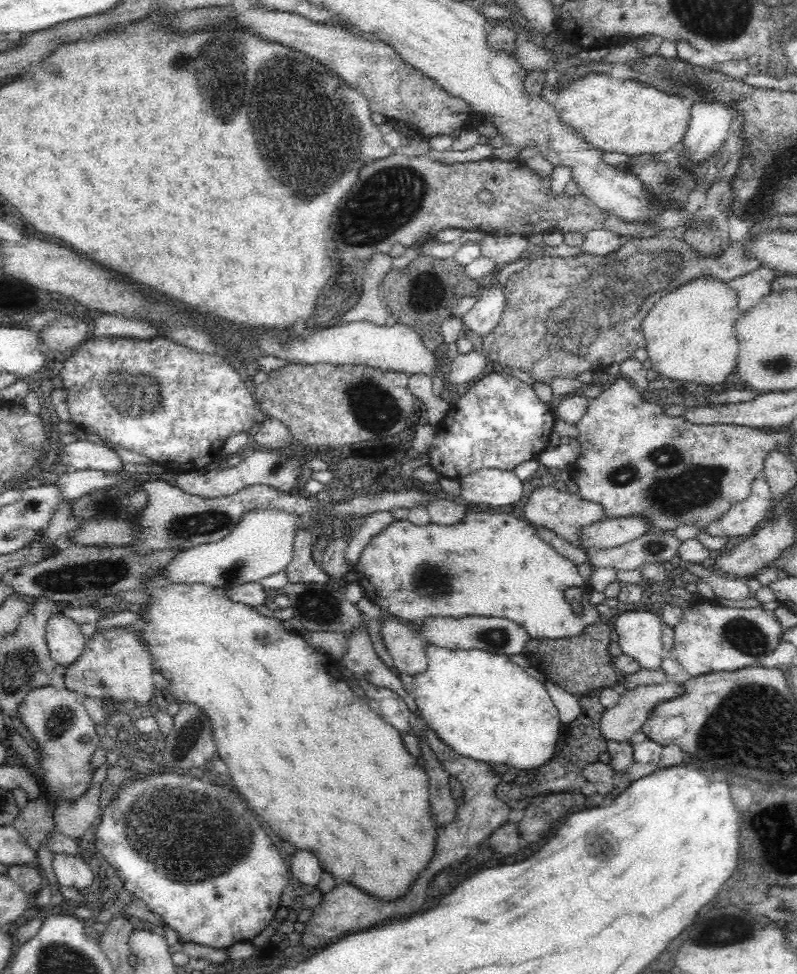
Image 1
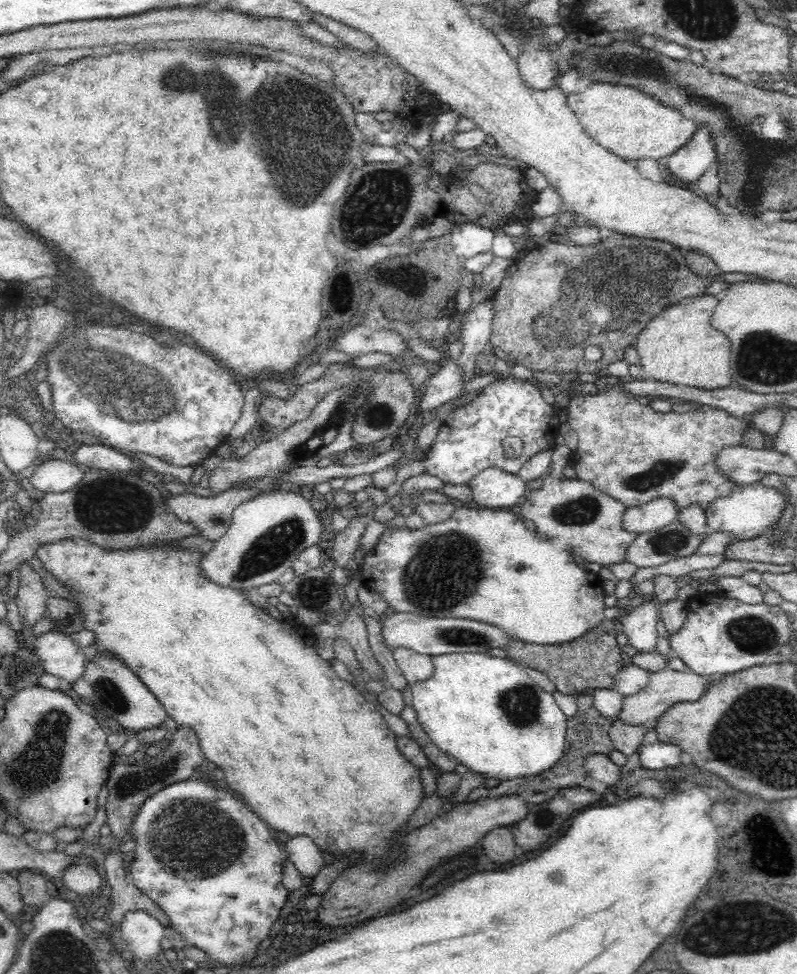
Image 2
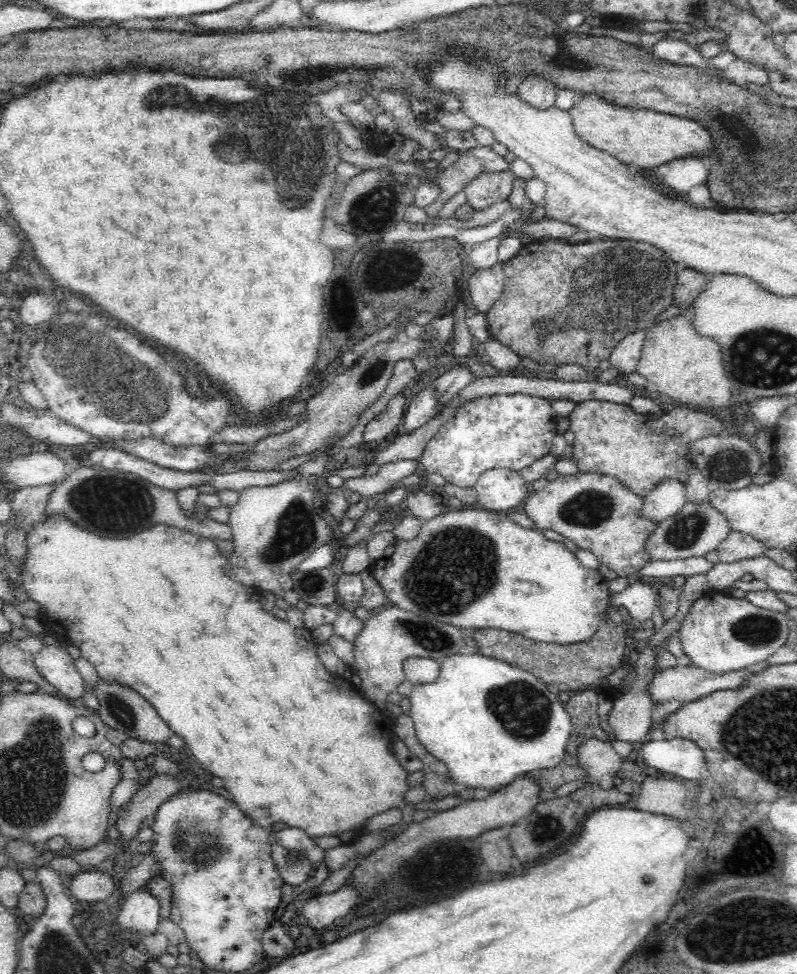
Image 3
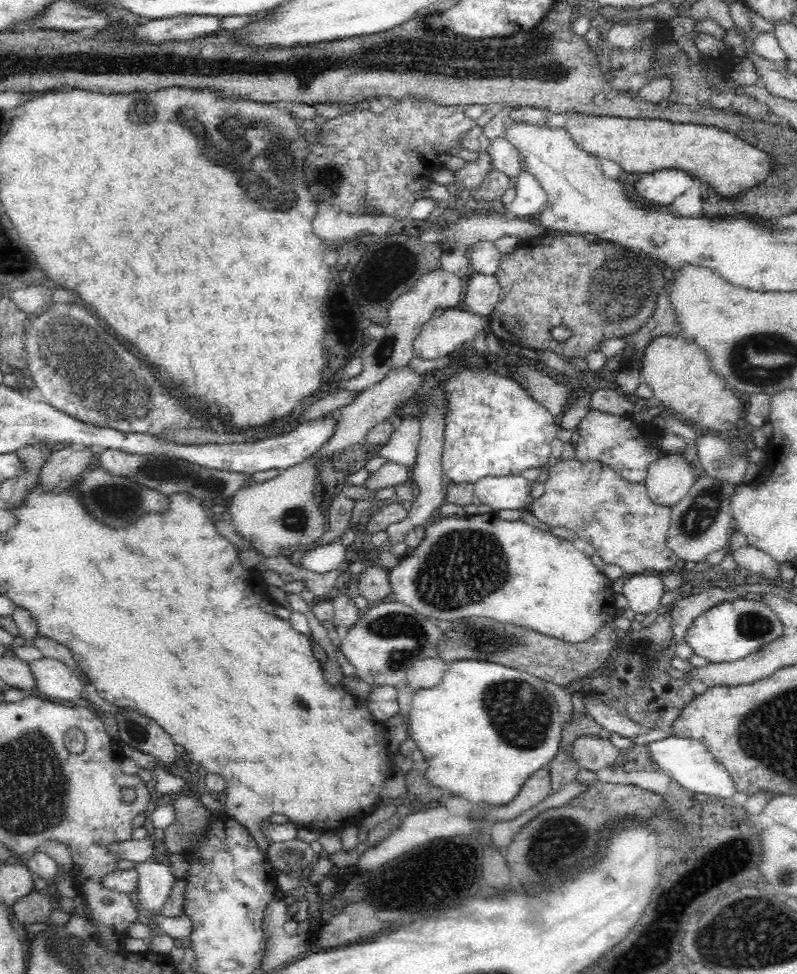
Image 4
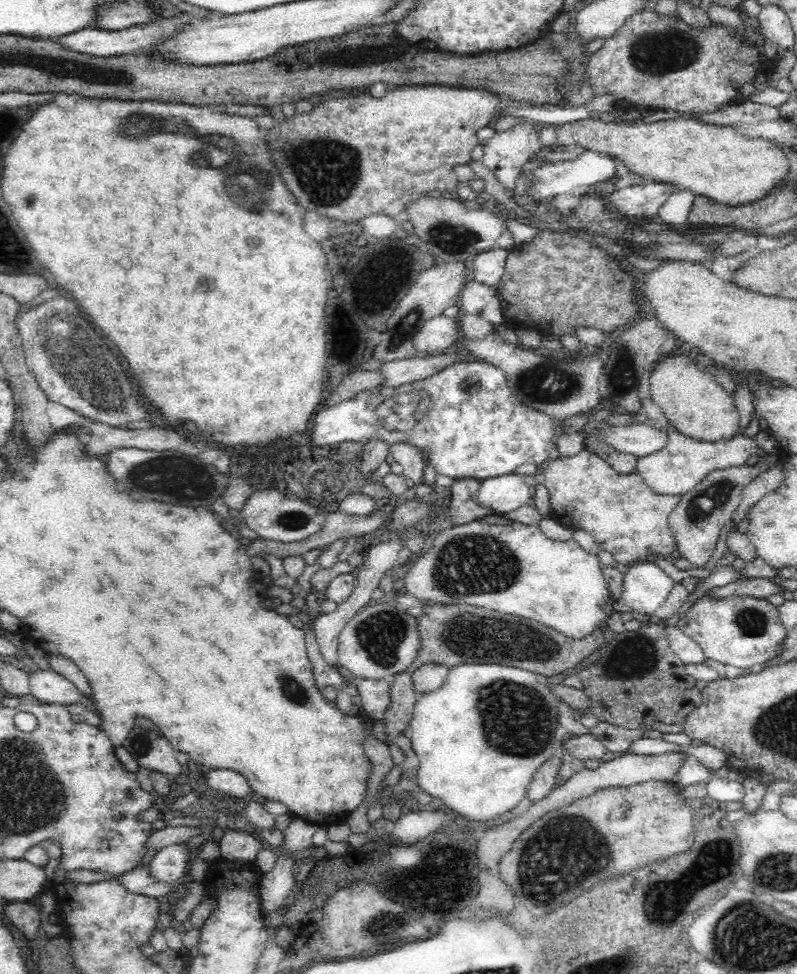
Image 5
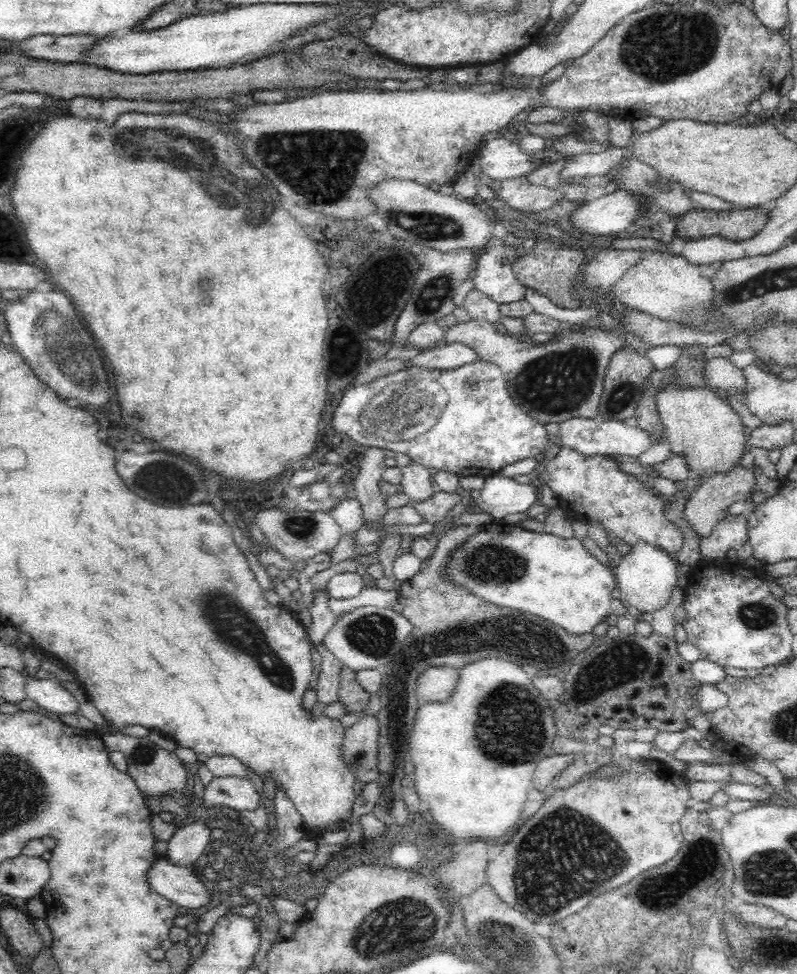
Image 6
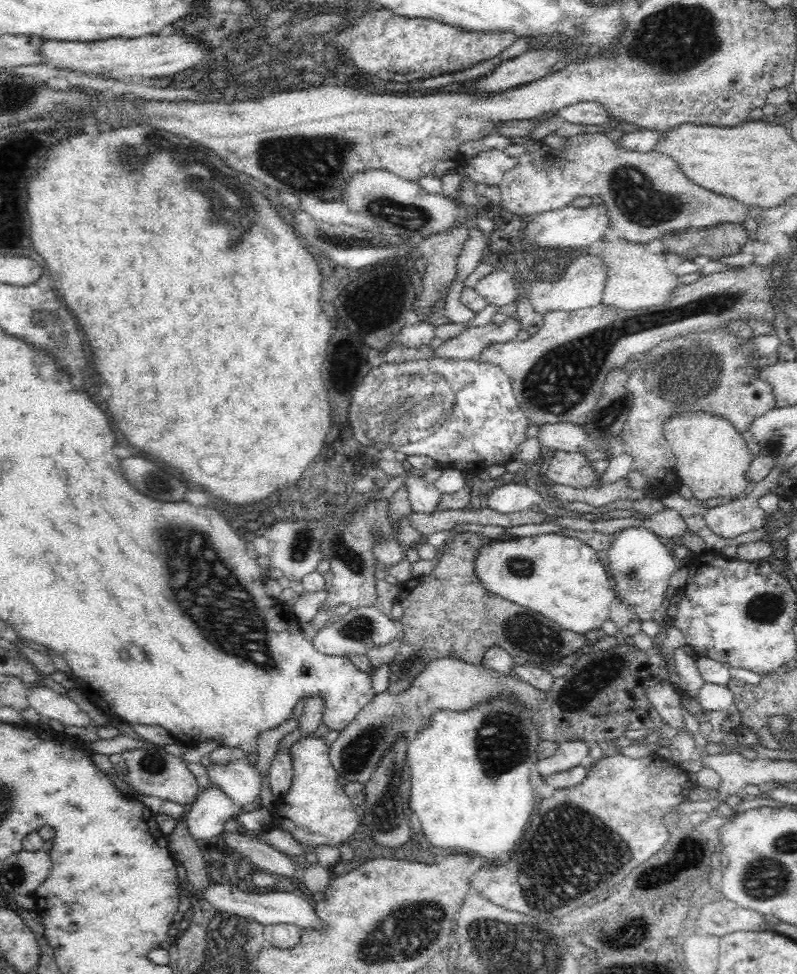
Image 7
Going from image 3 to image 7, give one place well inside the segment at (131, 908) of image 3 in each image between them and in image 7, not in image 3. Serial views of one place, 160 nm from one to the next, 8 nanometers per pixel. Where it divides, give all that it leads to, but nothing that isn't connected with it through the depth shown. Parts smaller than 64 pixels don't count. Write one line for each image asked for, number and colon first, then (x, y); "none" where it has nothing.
4: (155, 879)
5: (169, 865)
6: (187, 844)
7: (205, 819)

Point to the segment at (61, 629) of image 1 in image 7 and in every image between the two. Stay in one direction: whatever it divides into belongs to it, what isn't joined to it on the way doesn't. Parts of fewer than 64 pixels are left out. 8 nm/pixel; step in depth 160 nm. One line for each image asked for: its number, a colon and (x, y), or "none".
2: (60, 656)
3: (54, 664)
4: (54, 679)
5: (48, 686)
6: (49, 694)
7: (50, 704)

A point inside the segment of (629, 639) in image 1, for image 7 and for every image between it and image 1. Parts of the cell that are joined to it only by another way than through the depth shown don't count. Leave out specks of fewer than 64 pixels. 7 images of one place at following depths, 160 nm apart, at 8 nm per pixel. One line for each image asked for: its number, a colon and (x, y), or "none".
2: (639, 626)
3: (639, 599)
4: (643, 591)
5: (646, 587)
6: (646, 577)
7: (641, 564)

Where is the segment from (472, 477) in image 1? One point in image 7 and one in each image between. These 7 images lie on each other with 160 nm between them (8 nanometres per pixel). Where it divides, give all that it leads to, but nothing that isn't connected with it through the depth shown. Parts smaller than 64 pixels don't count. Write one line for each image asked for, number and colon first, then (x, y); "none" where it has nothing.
2: (492, 487)
3: (498, 489)
4: (508, 492)
5: (506, 493)
6: (499, 496)
7: (511, 497)

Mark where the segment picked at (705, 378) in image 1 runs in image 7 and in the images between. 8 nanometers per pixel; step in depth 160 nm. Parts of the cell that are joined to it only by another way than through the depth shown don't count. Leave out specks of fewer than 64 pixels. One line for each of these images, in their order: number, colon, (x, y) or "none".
2: (679, 346)
3: (675, 360)
4: (679, 372)
5: (687, 394)
6: (702, 427)
7: (711, 457)

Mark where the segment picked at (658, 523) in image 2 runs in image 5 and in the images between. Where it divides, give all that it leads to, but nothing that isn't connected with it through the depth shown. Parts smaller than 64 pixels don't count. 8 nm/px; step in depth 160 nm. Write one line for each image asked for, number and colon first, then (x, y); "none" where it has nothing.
3: (667, 499)
4: (668, 479)
5: (684, 462)

